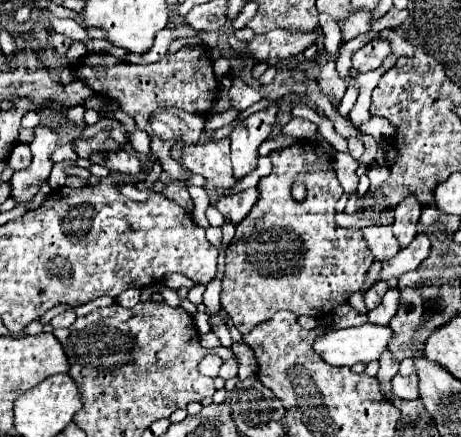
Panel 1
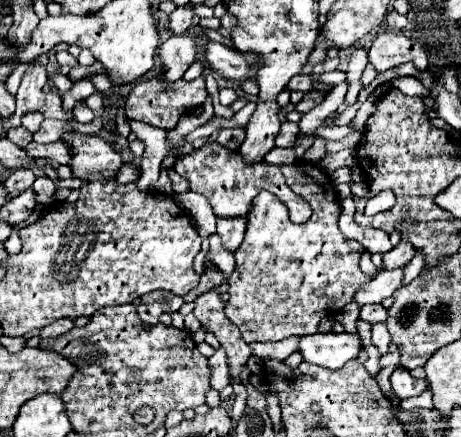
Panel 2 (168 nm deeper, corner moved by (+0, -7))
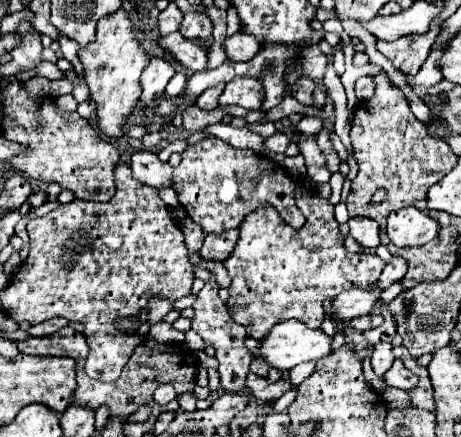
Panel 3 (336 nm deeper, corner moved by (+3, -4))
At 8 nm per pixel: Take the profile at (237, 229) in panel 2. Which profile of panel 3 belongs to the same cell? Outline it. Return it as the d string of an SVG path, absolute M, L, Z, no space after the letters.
M230 229L228 233L220 235L206 235L200 255L210 261L224 261L232 253L236 241L238 241L238 229Z

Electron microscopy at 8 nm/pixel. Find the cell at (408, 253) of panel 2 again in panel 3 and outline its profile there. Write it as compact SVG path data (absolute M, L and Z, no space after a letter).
M392 257L392 261L386 263L376 287L378 289L388 289L392 283L396 283L396 281L400 281L404 277L406 269L408 269L408 265L406 265L406 261L402 257Z

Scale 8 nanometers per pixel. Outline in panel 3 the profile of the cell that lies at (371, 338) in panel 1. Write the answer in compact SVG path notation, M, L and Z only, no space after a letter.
M290 319L274 325L260 341L256 357L262 357L274 369L292 369L302 361L322 359L330 355L332 339L322 329L310 329Z

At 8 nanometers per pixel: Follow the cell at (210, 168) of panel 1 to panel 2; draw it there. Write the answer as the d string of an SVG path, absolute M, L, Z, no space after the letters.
M217 142L205 144L203 148L193 150L191 154L181 156L175 162L173 170L177 174L181 174L183 178L189 180L189 188L193 192L203 194L209 200L209 204L213 206L217 218L231 218L231 216L243 216L243 214L247 214L251 210L253 198L261 190L273 192L289 208L291 222L301 224L301 222L307 222L309 216L311 216L311 206L307 206L307 202L303 198L299 198L299 194L291 192L291 188L287 186L287 182L285 182L285 178L283 178L283 174L279 170L279 166L271 166L267 162L259 162L255 166L249 166L249 164L245 164L241 160L239 152L227 150L227 148L219 146Z

